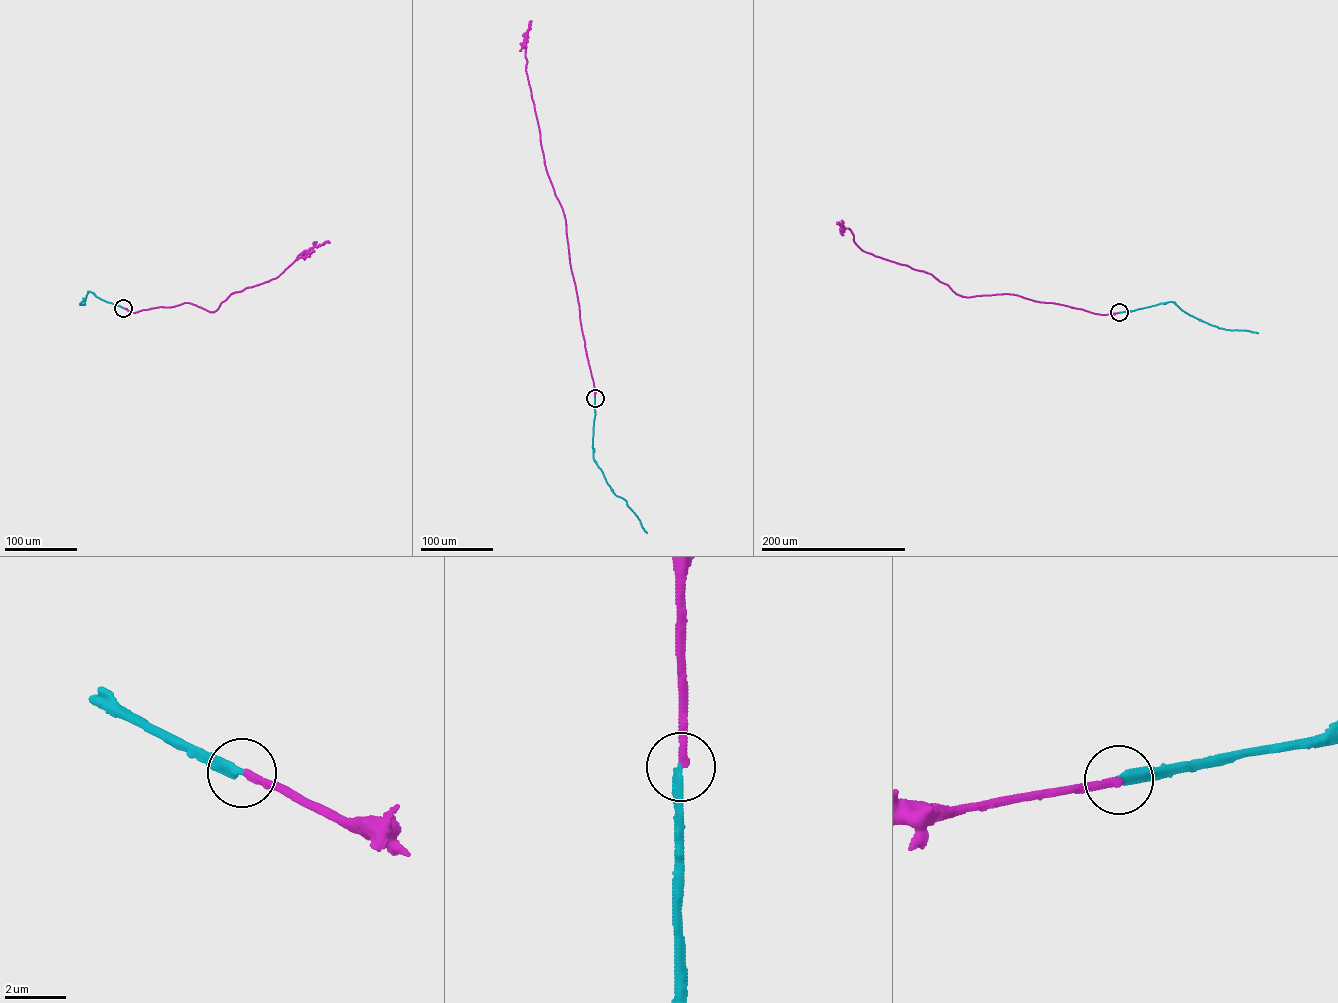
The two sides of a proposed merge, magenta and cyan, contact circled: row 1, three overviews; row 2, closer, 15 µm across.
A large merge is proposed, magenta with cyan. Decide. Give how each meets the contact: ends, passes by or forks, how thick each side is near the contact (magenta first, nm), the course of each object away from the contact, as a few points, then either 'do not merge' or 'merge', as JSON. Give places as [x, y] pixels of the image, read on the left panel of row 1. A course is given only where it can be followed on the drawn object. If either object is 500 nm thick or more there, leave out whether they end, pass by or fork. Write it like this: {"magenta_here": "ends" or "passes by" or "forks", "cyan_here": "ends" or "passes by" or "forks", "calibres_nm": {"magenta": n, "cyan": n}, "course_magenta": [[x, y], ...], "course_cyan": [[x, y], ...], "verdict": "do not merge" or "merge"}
{"magenta_here": "ends", "cyan_here": "ends", "calibres_nm": {"magenta": 240, "cyan": 300}, "course_magenta": [[123, 308], [134, 313], [188, 302], [213, 312], [231, 294], [276, 278], [302, 252], [329, 242]], "course_cyan": [[123, 308], [89, 291], [79, 304], [85, 304], [83, 298]], "verdict": "do not merge"}

